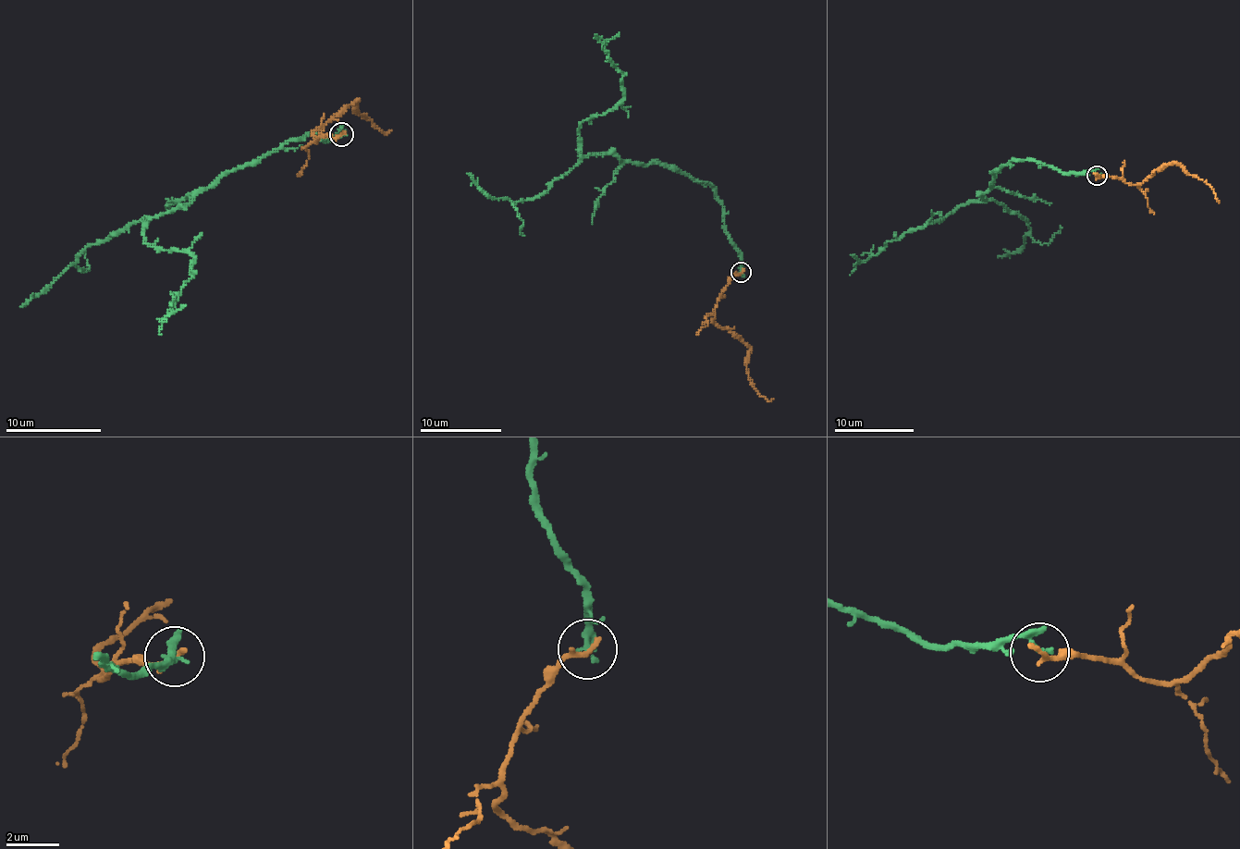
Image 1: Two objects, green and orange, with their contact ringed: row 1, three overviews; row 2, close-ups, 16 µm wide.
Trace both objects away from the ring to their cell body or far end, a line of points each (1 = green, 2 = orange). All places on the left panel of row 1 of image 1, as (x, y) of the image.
1: (340, 133), (298, 138), (227, 170), (149, 222), (143, 240), (193, 259), (161, 334)
2: (340, 133), (334, 137), (323, 134), (314, 142), (313, 133), (357, 101), (356, 111), (385, 132), (391, 130)

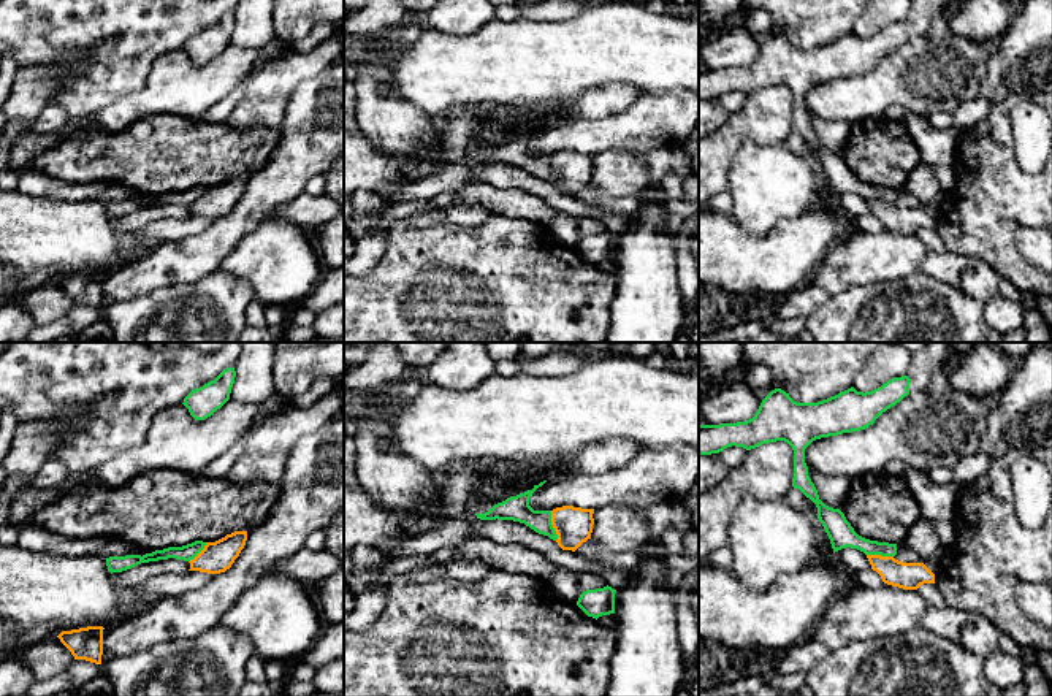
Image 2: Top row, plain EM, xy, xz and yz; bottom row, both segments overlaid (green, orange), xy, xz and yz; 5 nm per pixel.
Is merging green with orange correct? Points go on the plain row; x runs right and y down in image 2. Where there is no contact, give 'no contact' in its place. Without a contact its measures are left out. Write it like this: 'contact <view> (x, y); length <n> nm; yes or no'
contact xz (552, 170); length 160 nm; no

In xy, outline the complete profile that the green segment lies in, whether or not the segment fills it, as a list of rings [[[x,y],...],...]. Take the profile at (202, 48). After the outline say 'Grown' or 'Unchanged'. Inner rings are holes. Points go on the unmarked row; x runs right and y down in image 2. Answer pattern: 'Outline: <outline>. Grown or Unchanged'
Outline: [[[234,13],[223,14],[214,25],[192,35],[184,43],[184,51],[195,65],[204,65],[220,54],[228,44],[234,29]]]. Unchanged

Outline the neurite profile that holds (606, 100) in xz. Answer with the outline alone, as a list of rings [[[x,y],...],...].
[[[605,84],[585,90],[569,105],[569,116],[604,119],[627,109],[642,92],[631,84]]]

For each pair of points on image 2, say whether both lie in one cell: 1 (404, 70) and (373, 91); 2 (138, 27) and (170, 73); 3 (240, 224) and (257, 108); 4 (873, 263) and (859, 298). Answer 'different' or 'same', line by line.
1: different
2: different
3: different
4: different

